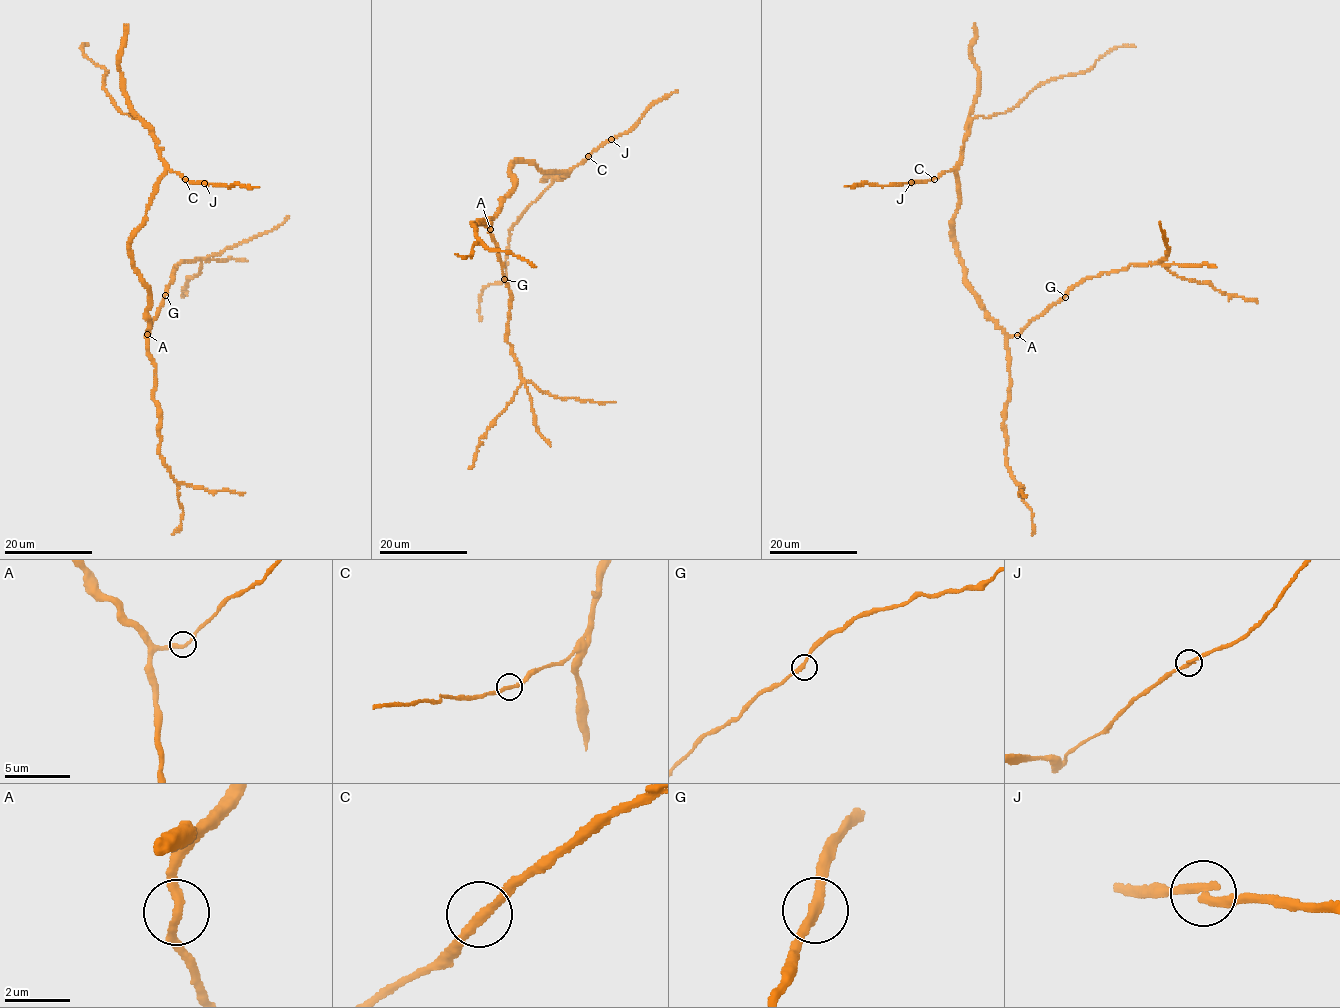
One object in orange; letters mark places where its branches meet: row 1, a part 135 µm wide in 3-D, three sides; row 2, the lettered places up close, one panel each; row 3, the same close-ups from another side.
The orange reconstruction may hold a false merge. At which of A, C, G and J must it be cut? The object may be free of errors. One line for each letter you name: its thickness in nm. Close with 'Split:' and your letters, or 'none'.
Split: none

